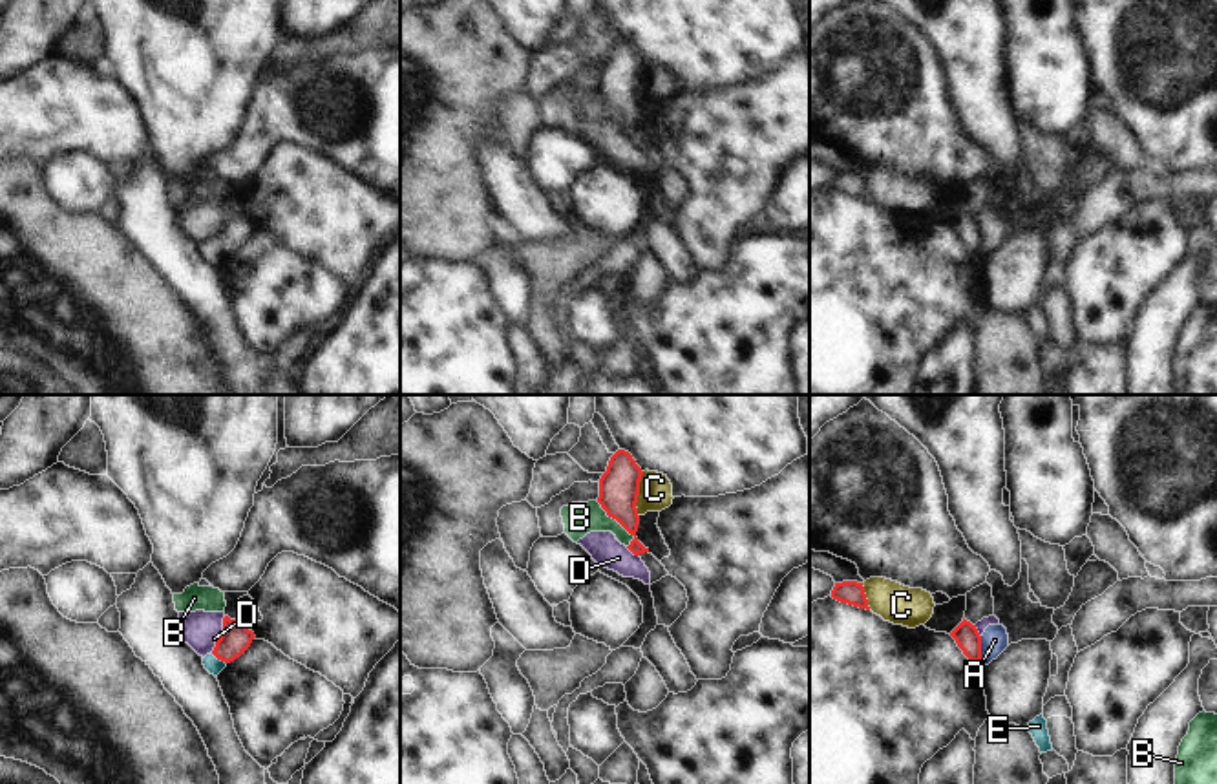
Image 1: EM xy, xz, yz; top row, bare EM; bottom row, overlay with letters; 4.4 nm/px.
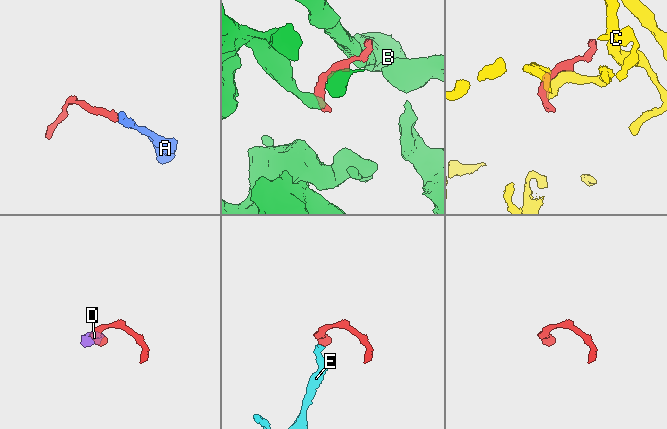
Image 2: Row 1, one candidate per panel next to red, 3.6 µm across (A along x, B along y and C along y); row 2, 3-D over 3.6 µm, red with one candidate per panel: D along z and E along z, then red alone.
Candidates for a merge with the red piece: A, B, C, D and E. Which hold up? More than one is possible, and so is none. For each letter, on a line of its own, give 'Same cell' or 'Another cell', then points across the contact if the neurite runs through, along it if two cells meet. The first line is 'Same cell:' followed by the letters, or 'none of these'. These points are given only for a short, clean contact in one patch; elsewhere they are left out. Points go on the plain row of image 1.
Same cell: E
A: Another cell
B: Another cell. Boundary: xz (596, 92), (633, 128), (627, 137)
C: Another cell
D: Another cell. Boundary: xy (225, 207), (222, 225), (211, 243)
E: Same cell. Path across: xy (236, 229), (220, 249), (214, 256).

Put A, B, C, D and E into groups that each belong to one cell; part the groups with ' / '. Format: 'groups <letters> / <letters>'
groups A C D / B / E

